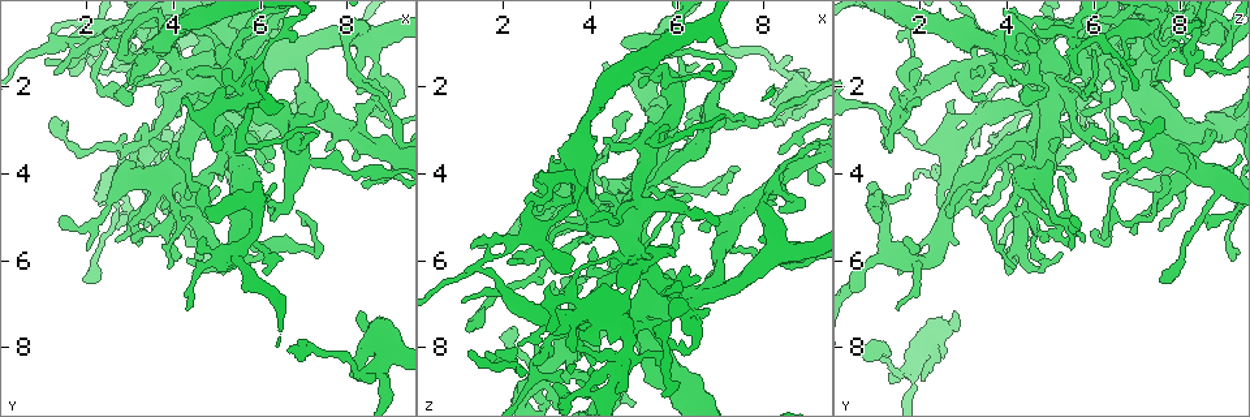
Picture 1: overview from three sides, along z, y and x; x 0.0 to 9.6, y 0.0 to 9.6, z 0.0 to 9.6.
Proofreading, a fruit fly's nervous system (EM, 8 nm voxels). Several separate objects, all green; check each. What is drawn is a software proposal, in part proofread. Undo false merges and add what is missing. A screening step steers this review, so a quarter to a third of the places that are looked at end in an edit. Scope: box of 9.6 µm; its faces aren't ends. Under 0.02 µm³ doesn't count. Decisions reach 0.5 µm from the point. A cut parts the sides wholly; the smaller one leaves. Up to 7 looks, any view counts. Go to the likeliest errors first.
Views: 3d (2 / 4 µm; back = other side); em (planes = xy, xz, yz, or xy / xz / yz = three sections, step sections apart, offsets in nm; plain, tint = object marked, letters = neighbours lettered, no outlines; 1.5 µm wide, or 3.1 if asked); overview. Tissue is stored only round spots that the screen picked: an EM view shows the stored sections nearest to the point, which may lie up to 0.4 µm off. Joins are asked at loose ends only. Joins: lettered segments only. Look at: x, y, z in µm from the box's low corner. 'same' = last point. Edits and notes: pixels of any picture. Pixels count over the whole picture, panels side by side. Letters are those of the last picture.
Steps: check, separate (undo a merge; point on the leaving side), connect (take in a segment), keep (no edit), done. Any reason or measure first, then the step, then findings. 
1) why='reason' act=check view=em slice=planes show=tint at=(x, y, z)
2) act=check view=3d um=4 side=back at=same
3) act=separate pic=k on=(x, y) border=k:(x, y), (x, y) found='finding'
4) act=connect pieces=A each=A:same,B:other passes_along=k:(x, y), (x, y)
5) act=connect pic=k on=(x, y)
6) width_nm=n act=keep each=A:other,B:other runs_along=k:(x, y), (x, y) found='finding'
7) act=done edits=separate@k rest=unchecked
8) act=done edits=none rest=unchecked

why='an open end' act=check view=em slice=planes show=letters at=(5.15, 4.10, 5.55)

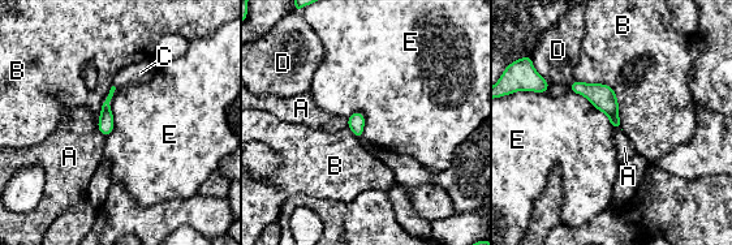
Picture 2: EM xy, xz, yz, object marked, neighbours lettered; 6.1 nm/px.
act=keep each=A:other,B:other,C:other,D:other,E:other found='none of them fits'

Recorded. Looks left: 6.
why='an open end' act=check view=em slice=planes show=tint at=(4.45, 5.35, 7.60)

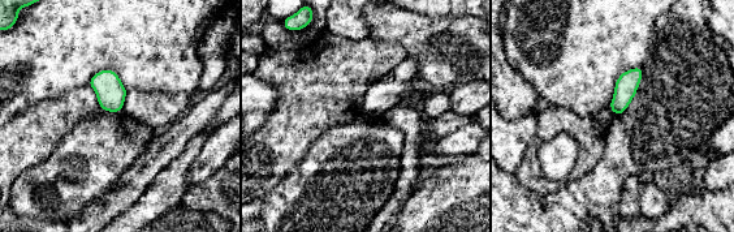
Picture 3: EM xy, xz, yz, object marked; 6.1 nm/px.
act=check view=em slice=planes show=letters at=same

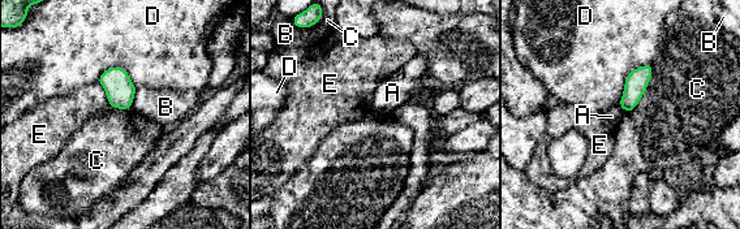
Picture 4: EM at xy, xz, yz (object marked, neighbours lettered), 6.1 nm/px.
width_nm=130 act=keep each=A:other,B:other,C:other,D:other,E:other border=4:(652, 64), (644, 95), (624, 112) found='no lettered segment goes on from it'

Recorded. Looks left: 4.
why='free end' act=check view=3d um=4 at=(6.80, 0.95, 1.60)

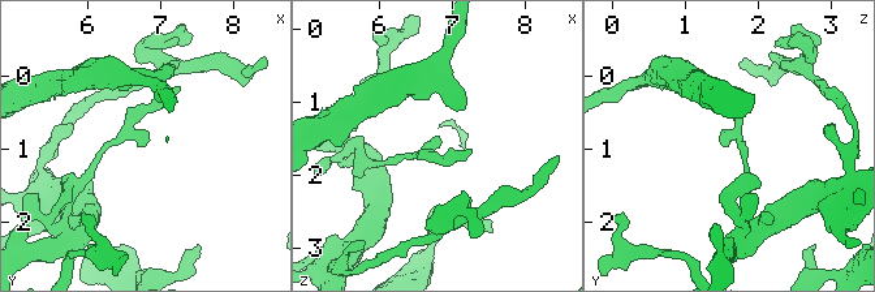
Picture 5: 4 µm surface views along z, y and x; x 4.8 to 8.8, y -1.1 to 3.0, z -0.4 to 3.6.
why='need the tissue' act=check view=em slice=planes show=tint at=(6.70, 1.00, 1.55)

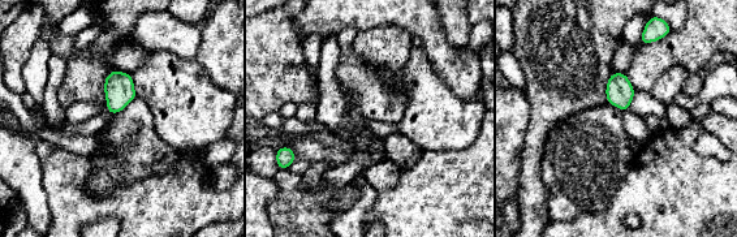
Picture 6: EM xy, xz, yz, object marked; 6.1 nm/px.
act=check view=em slice=planes show=letters at=same

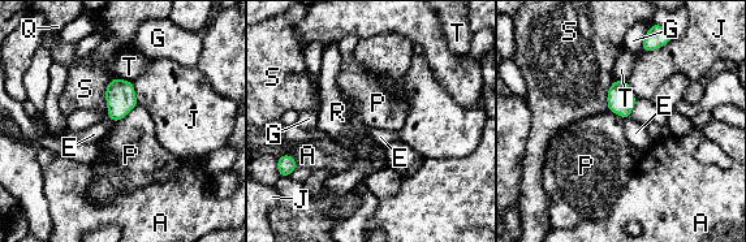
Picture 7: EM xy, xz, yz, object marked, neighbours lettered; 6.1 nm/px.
act=keep each=A:other,E:other,G:other,J:other,P:other,Q:other,R:other,S:other,T:other border=7:(108, 117), (113, 122) found='none of them fits'

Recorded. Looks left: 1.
act=done edits=none rest=unchecked

